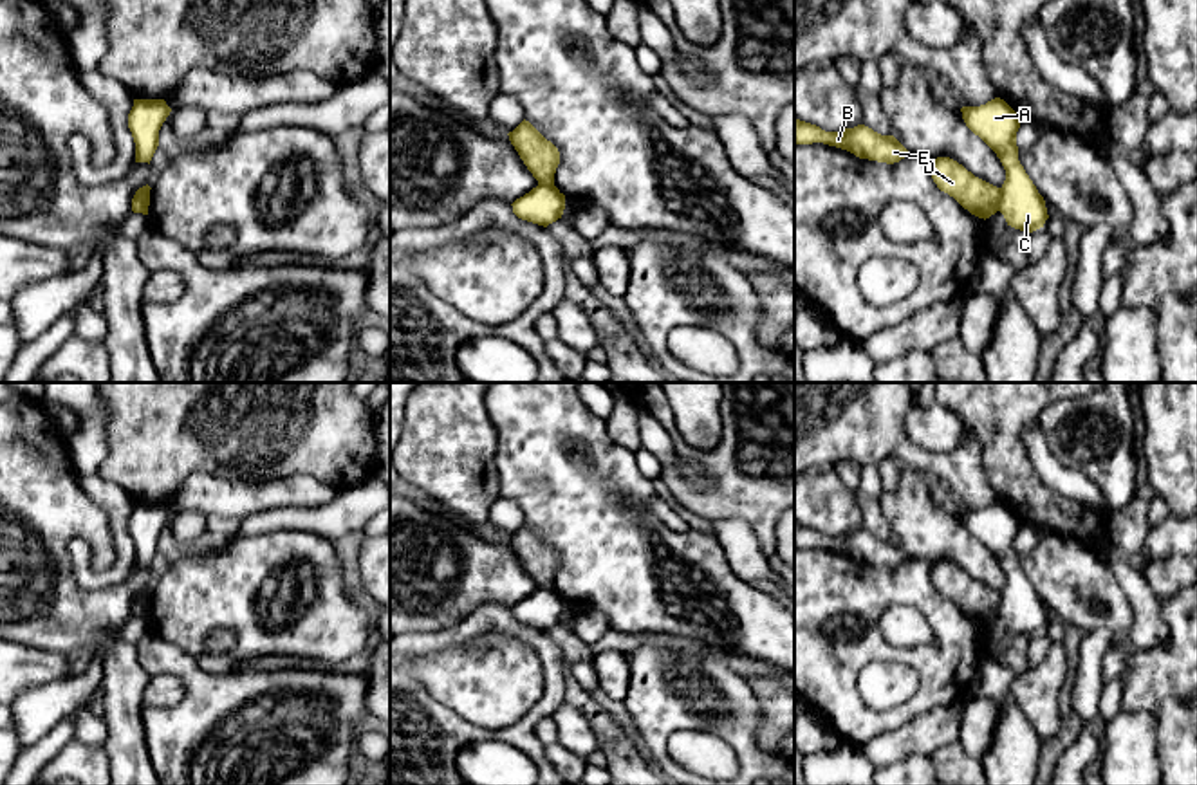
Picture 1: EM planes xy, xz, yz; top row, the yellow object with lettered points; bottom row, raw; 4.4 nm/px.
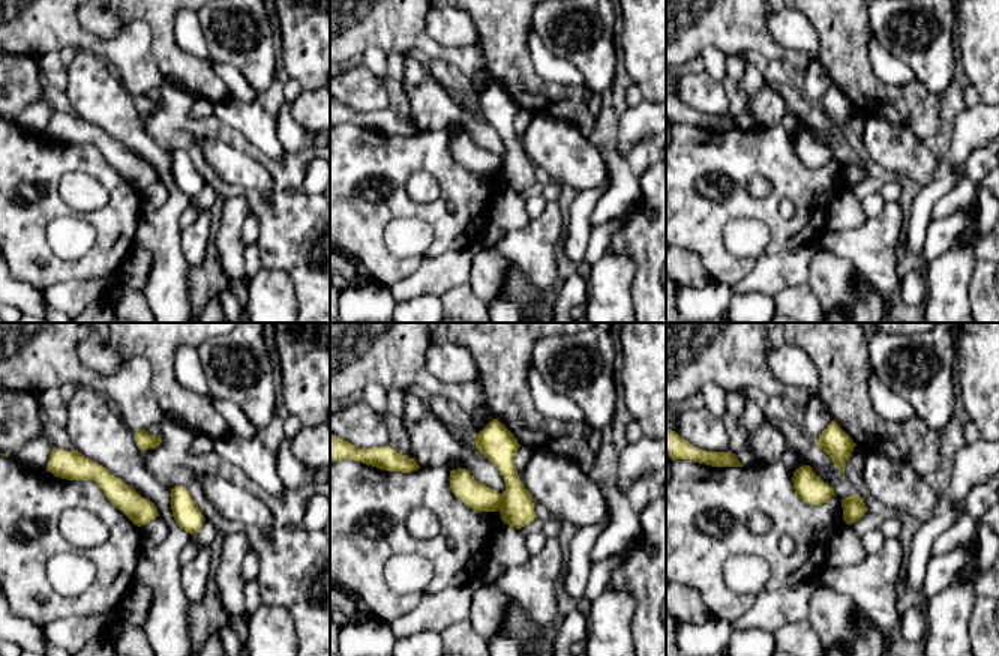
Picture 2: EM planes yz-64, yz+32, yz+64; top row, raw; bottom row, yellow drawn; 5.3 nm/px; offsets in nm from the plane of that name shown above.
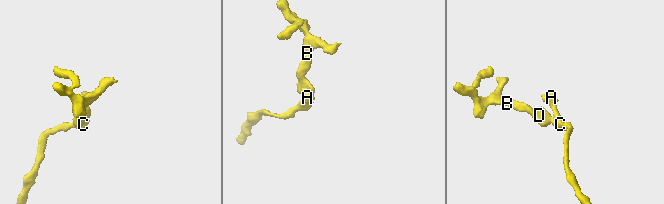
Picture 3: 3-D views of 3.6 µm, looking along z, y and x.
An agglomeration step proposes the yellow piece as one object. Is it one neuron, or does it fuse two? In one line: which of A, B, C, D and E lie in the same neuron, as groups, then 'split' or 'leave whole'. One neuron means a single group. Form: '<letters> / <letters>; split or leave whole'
A C / B D E; split

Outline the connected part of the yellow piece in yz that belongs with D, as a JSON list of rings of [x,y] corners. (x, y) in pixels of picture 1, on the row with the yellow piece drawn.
[[[950,157],[932,162],[932,179],[937,188],[953,197],[964,209],[979,218],[989,218],[998,211],[1002,189],[975,177]]]

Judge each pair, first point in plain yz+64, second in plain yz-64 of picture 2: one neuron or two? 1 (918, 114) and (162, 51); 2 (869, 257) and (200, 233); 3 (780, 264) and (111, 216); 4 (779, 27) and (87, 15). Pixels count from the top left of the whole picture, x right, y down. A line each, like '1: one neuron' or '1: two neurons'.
1: one neuron
2: one neuron
3: two neurons
4: one neuron

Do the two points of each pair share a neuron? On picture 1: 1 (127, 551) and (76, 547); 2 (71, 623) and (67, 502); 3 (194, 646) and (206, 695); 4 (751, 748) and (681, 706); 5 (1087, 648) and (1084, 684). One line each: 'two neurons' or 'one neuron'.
1: one neuron
2: one neuron
3: two neurons
4: one neuron
5: one neuron

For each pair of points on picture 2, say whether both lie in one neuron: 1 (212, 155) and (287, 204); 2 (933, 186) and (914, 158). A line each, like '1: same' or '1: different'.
1: different
2: different

